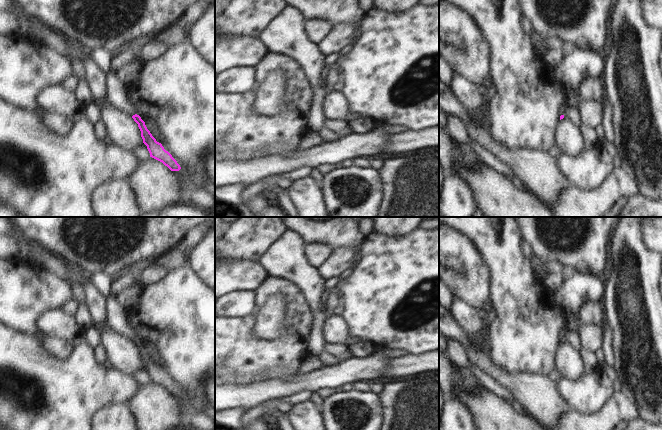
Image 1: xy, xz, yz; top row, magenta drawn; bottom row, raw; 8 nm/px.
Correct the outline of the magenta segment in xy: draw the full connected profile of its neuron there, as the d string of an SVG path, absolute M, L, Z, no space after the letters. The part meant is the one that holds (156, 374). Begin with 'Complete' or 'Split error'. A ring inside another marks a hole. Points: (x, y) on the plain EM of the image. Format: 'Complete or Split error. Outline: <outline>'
Split error. Outline: M94 272L91 274L89 280L106 299L106 321L109 327L118 334L131 340L138 348L143 367L147 370L150 381L162 386L171 395L179 395L181 393L180 389L172 379L164 373L162 368L156 365L147 353L145 346L136 338L134 332L128 327L126 323L126 311L110 294L113 282L112 277L101 272Z

